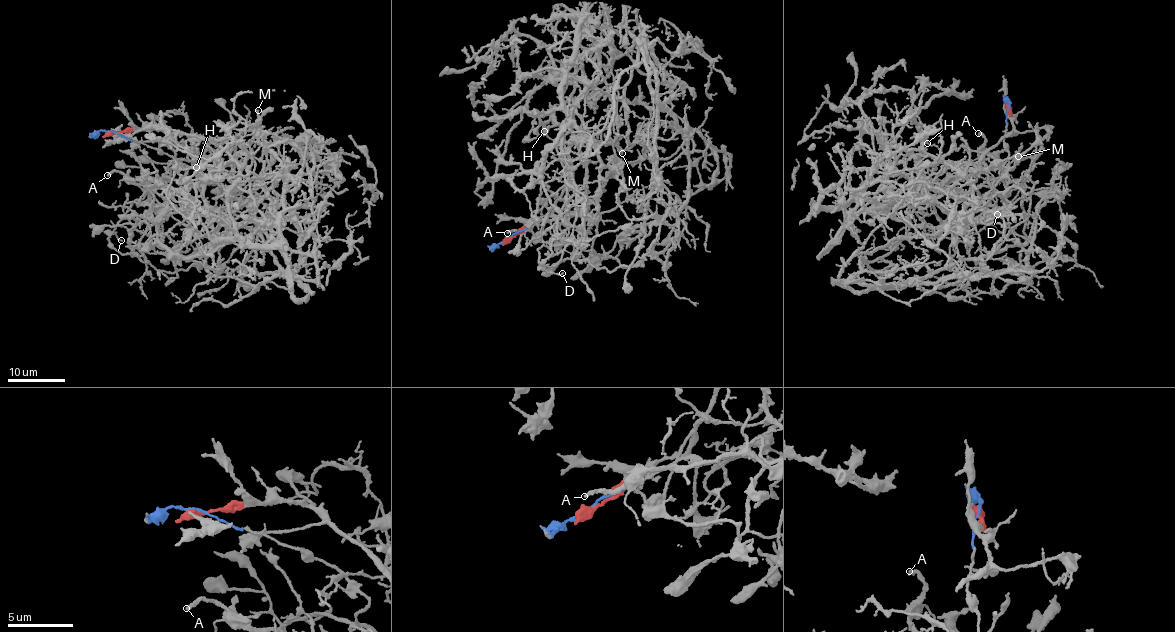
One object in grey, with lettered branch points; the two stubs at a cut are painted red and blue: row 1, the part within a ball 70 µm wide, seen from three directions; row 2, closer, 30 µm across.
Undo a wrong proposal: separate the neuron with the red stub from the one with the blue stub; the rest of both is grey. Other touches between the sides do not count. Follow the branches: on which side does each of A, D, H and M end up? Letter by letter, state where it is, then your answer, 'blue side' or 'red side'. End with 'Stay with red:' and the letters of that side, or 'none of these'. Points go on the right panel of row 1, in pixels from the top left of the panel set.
A: (978, 133) | blue side
D: (997, 214) | blue side
H: (927, 143) | red side
M: (1018, 156) | red side
Stay with red: H, M

